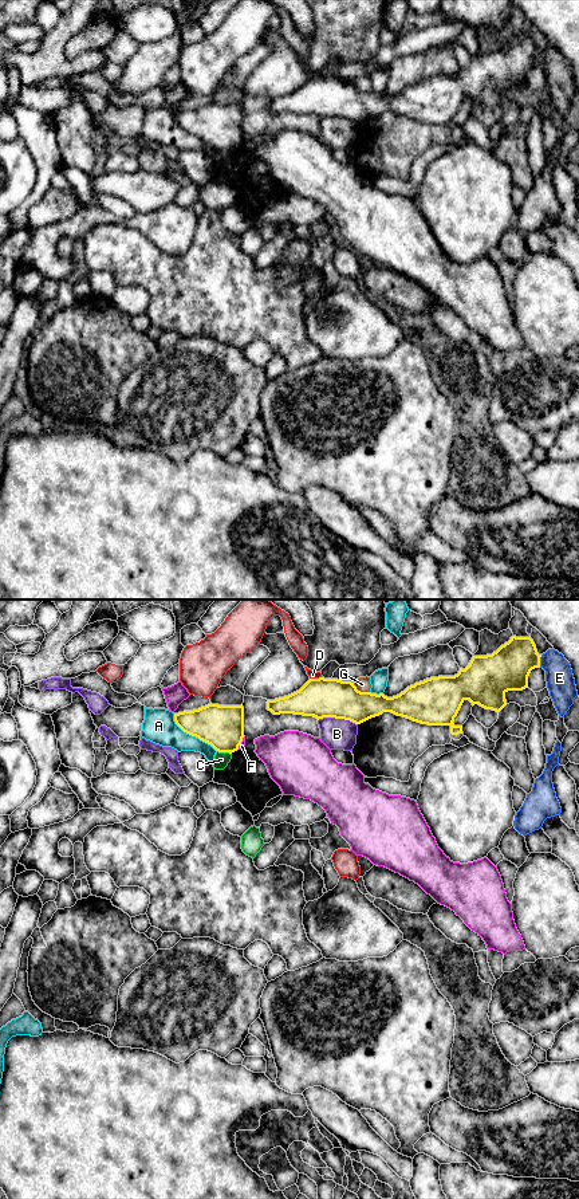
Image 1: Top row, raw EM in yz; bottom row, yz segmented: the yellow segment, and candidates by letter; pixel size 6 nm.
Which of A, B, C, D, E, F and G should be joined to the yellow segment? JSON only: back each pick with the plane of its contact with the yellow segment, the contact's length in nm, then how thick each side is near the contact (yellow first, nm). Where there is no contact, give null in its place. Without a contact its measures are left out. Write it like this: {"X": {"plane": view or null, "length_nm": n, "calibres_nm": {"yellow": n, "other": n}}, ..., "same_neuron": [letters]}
{"same_neuron": []}

